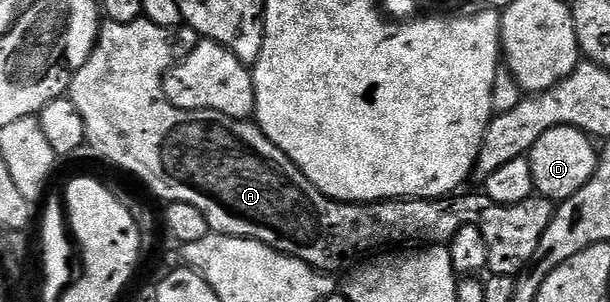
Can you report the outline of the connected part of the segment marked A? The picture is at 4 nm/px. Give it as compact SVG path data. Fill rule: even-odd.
M144 19L132 21L131 23L115 23L114 21L106 20L100 26L93 48L89 50L87 63L83 63L79 67L79 71L71 79L67 94L69 100L75 103L79 115L83 115L83 127L85 128L85 140L88 148L93 148L103 160L110 161L113 165L118 165L123 172L130 173L133 177L138 177L155 196L162 197L162 202L178 201L179 203L191 203L191 207L196 207L197 210L203 211L203 219L207 219L212 232L231 235L232 237L250 237L256 241L261 241L264 245L269 245L272 249L277 249L279 252L287 254L288 257L299 259L303 263L310 265L313 269L320 269L322 273L328 273L330 275L337 275L337 272L344 265L350 264L349 266L352 266L358 259L369 255L364 255L364 253L369 253L372 249L381 249L384 245L393 245L389 247L405 247L410 243L416 243L421 247L445 245L451 237L449 224L452 223L453 217L457 220L457 223L474 225L483 235L483 239L487 243L487 255L489 256L488 272L490 274L513 277L520 273L521 268L531 259L531 255L535 255L535 247L539 247L539 239L543 239L543 231L547 231L547 227L553 218L554 210L554 206L540 195L528 197L527 199L523 199L523 203L515 203L514 205L500 205L492 201L490 197L484 195L478 195L478 197L461 197L462 195L457 195L452 199L442 200L440 203L436 201L420 201L414 197L396 197L394 201L371 201L368 203L335 201L333 198L319 192L307 179L307 175L303 175L303 171L299 171L297 164L282 149L275 147L275 143L271 143L271 139L267 139L263 135L263 131L252 120L233 119L226 124L220 116L204 113L203 111L183 111L179 107L175 107L165 97L165 74L167 72L165 57L169 57L173 53L173 36L174 34L170 30L159 27L155 23Z

